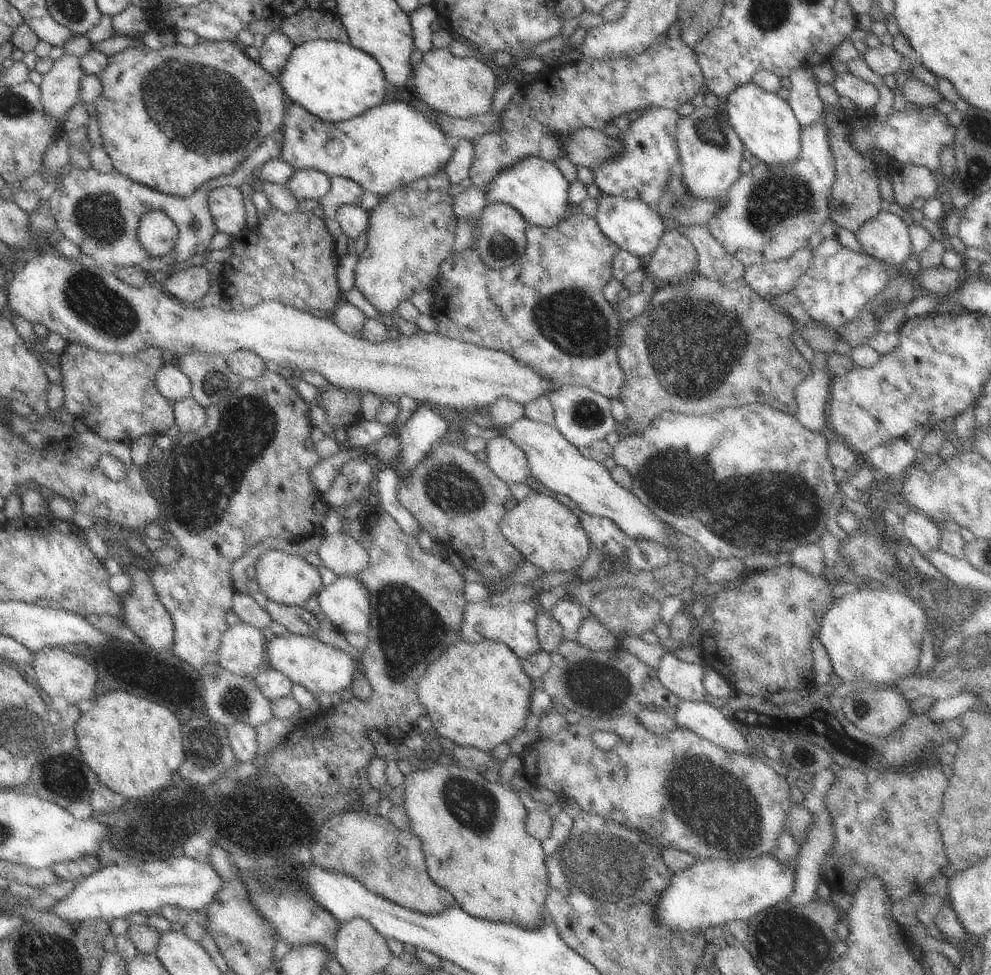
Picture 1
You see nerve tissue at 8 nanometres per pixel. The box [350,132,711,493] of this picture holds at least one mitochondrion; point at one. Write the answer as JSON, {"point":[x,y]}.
{"point":[569,318]}

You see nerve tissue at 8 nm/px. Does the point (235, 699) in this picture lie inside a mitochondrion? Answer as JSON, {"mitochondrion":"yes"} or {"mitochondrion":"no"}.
{"mitochondrion":"yes"}

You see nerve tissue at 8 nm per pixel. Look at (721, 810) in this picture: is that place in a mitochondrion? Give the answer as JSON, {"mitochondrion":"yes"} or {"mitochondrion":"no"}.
{"mitochondrion":"yes"}

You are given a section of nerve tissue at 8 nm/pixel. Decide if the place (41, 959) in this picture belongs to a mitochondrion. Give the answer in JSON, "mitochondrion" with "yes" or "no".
{"mitochondrion":"yes"}

